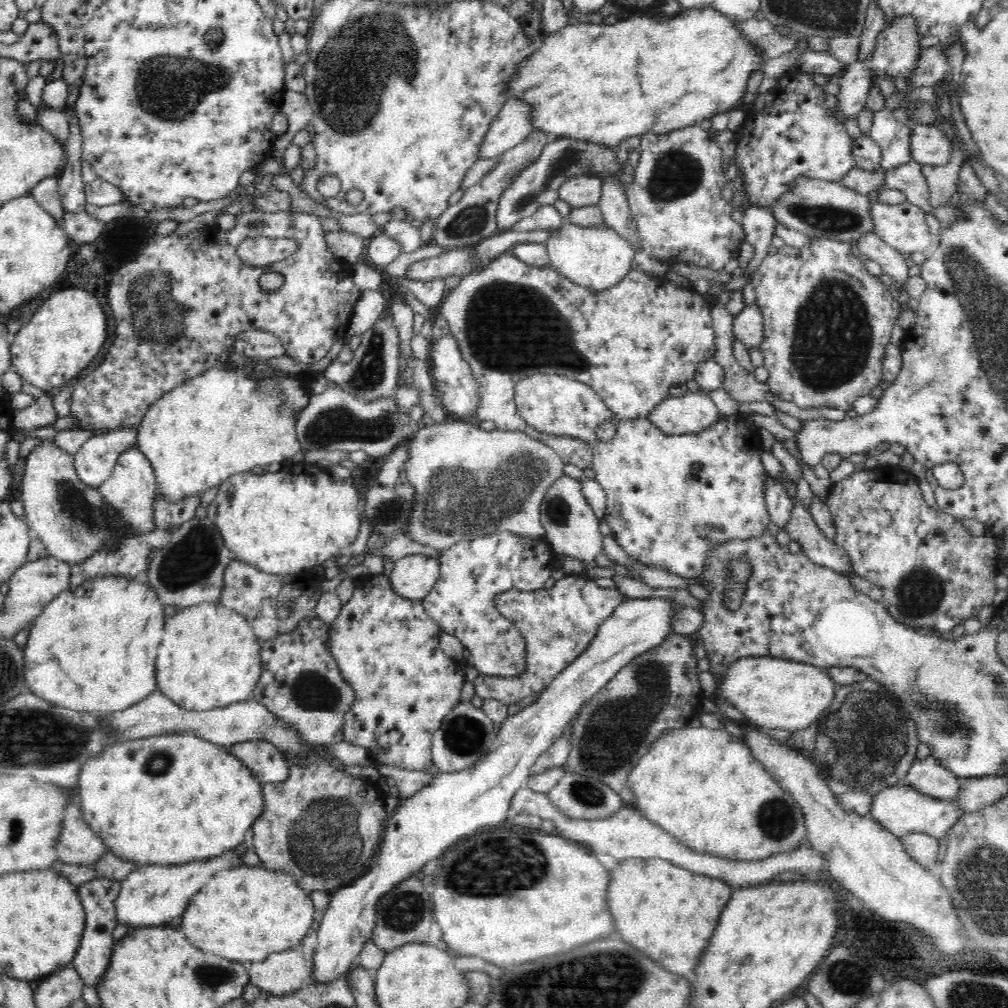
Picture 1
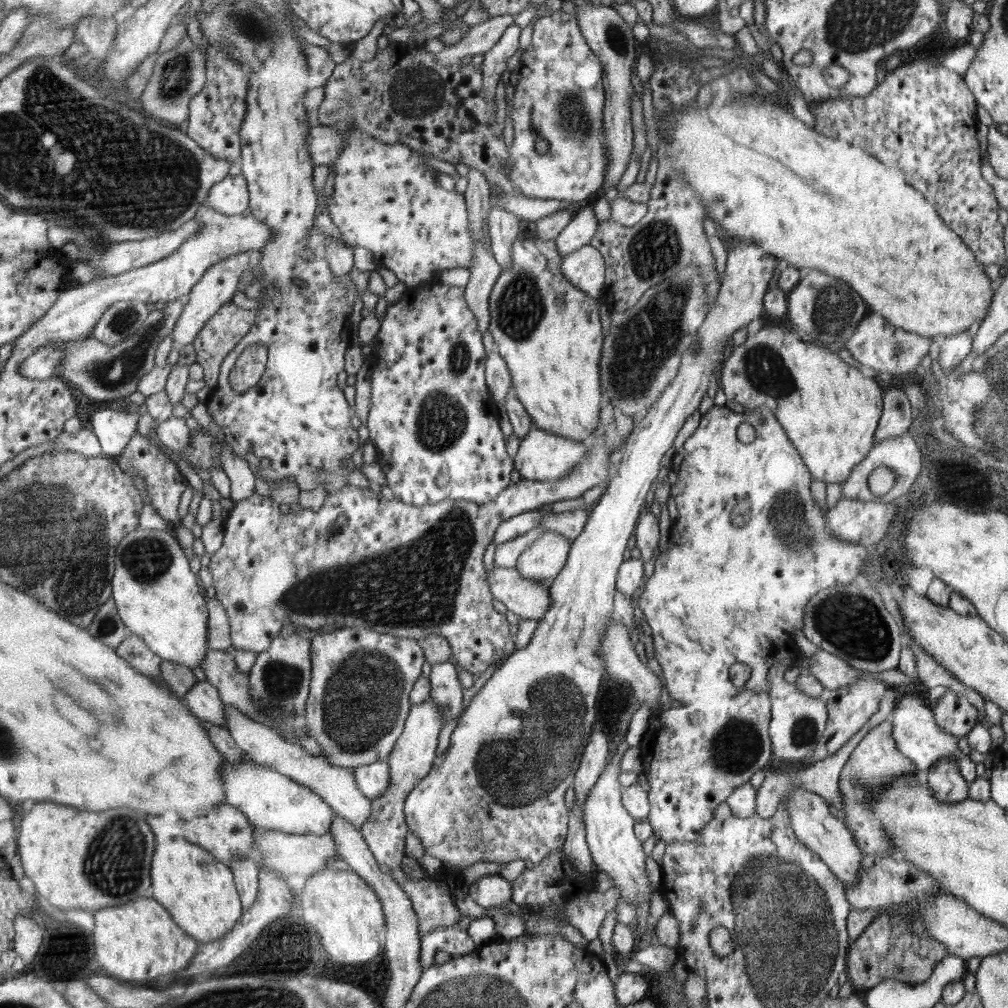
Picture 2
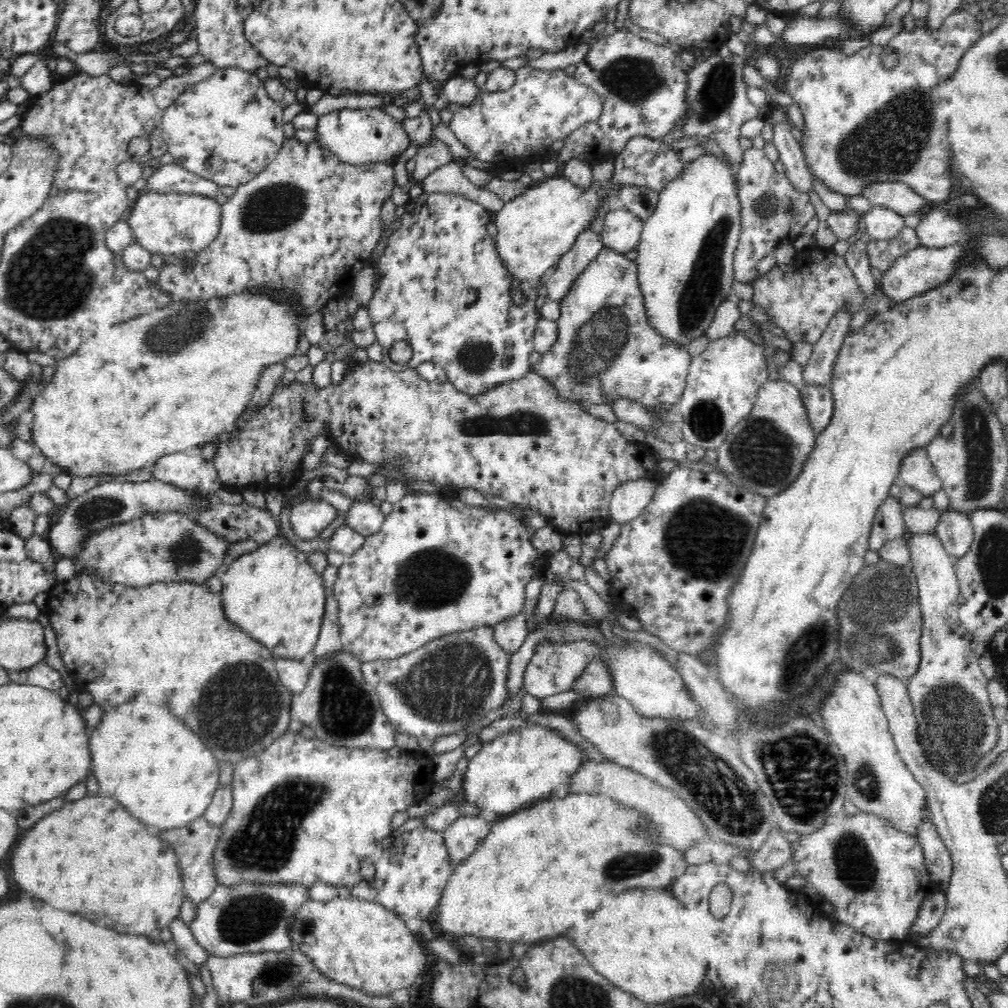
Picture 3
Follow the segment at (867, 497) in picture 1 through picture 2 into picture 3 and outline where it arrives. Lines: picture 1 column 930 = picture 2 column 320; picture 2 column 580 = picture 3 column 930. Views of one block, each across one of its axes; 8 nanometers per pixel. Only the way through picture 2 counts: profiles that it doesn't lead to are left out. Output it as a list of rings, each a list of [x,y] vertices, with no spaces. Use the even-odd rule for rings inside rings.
[[[925,447],[910,451],[902,459],[899,469],[898,482],[920,491],[924,497],[932,497],[942,488],[940,477],[928,459]]]

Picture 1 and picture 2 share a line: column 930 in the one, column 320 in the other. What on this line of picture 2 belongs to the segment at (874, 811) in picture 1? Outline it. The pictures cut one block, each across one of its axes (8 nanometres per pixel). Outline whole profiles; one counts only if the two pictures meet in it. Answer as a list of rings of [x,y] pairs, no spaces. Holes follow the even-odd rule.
[[[246,755],[244,756],[244,761],[238,761],[237,763],[226,763],[224,760],[223,764],[223,784],[224,787],[226,787],[226,802],[229,805],[232,805],[234,808],[239,809],[240,812],[244,813],[244,816],[247,816],[247,819],[251,821],[251,824],[254,825],[254,828],[256,831],[267,831],[267,830],[275,830],[275,831],[282,831],[286,834],[295,834],[295,835],[304,835],[304,834],[314,834],[318,836],[322,836],[323,834],[328,833],[331,830],[331,824],[333,820],[335,820],[336,812],[335,809],[331,807],[321,797],[318,793],[312,792],[310,788],[307,786],[304,786],[300,784],[299,782],[296,782],[294,780],[291,780],[290,777],[284,776],[283,773],[276,772],[275,769],[272,768],[266,768],[264,765],[257,765],[256,763],[252,763],[247,760]]]

